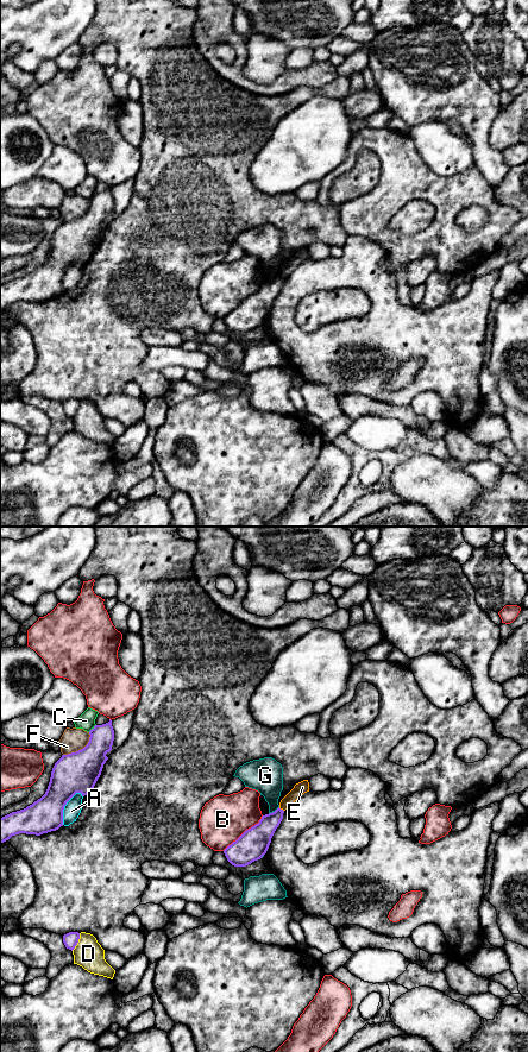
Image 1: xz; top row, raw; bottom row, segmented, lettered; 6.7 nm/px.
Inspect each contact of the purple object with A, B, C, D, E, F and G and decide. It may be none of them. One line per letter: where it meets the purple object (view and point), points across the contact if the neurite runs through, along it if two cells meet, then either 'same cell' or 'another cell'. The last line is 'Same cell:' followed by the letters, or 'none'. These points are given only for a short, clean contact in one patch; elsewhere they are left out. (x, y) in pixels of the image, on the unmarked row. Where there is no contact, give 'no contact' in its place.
A: xz (63, 275) | another cell
B: xz (244, 300) | another cell
C: xz (92, 196) | another cell
D: xz (77, 409) | another cell
E: xz (280, 276) | along xz (278, 275), (283, 278) | another cell
F: xz (81, 216) | another cell
G: xz (275, 278) | another cell
Same cell: none

